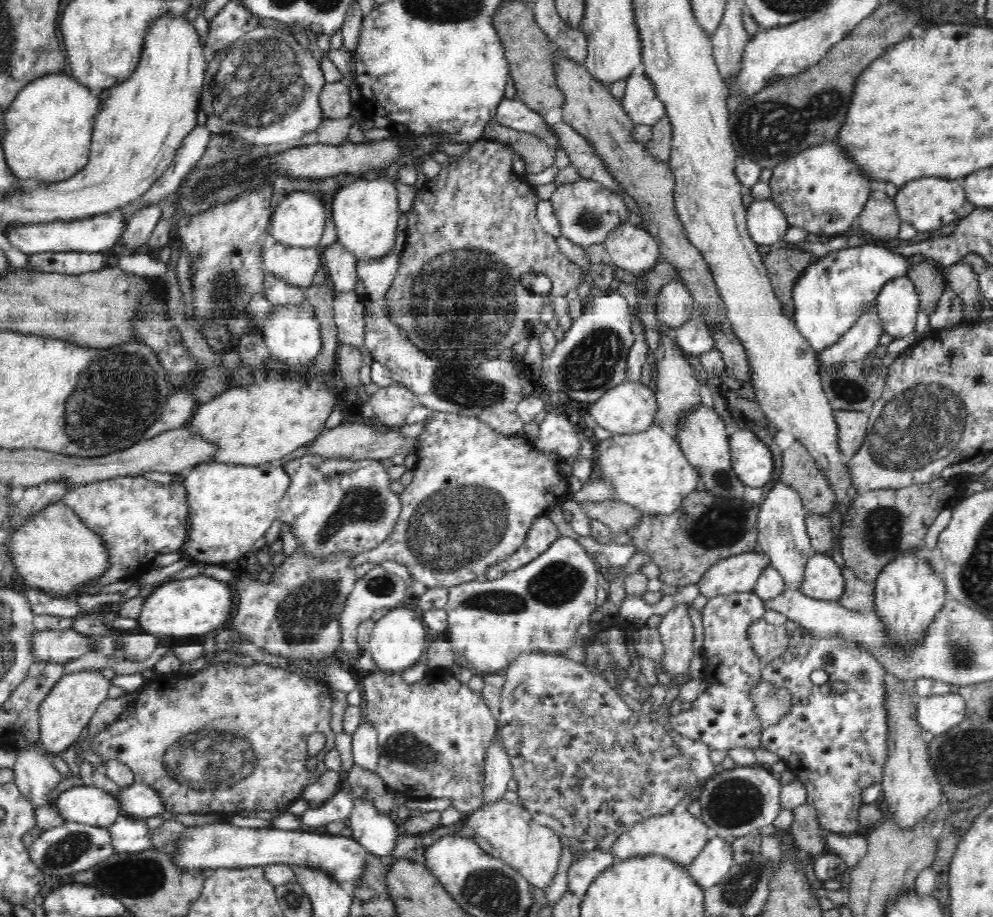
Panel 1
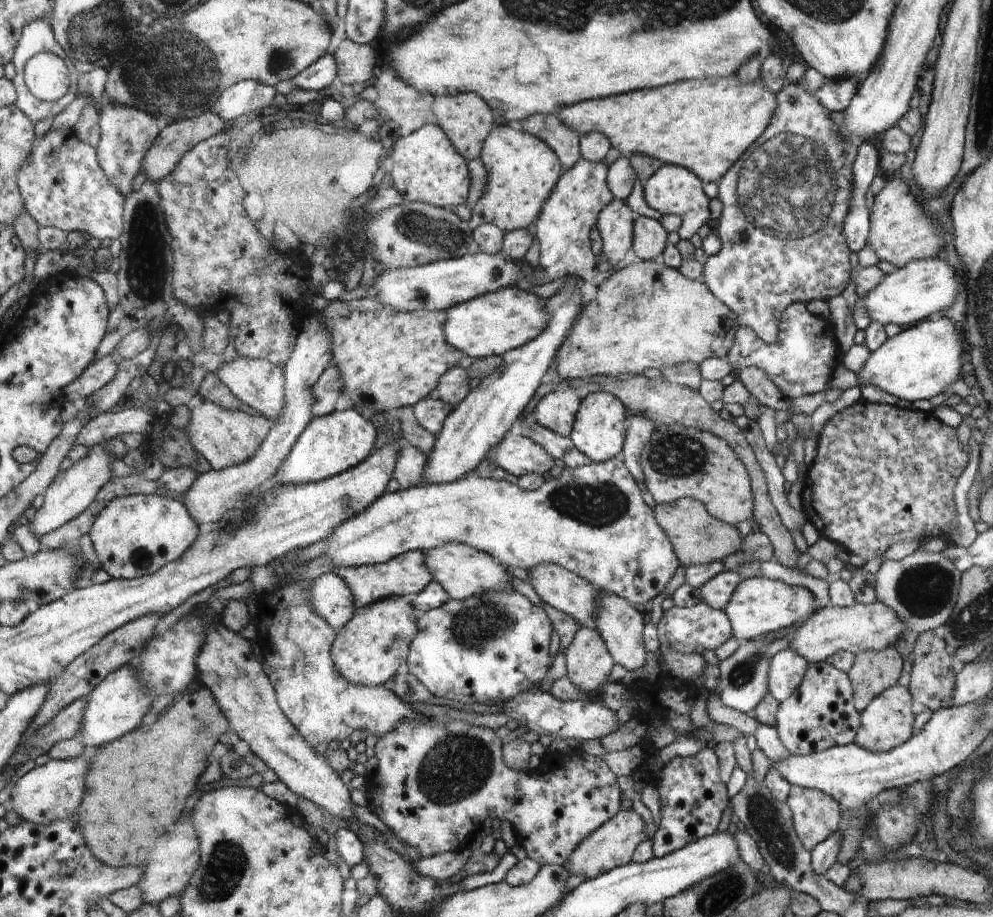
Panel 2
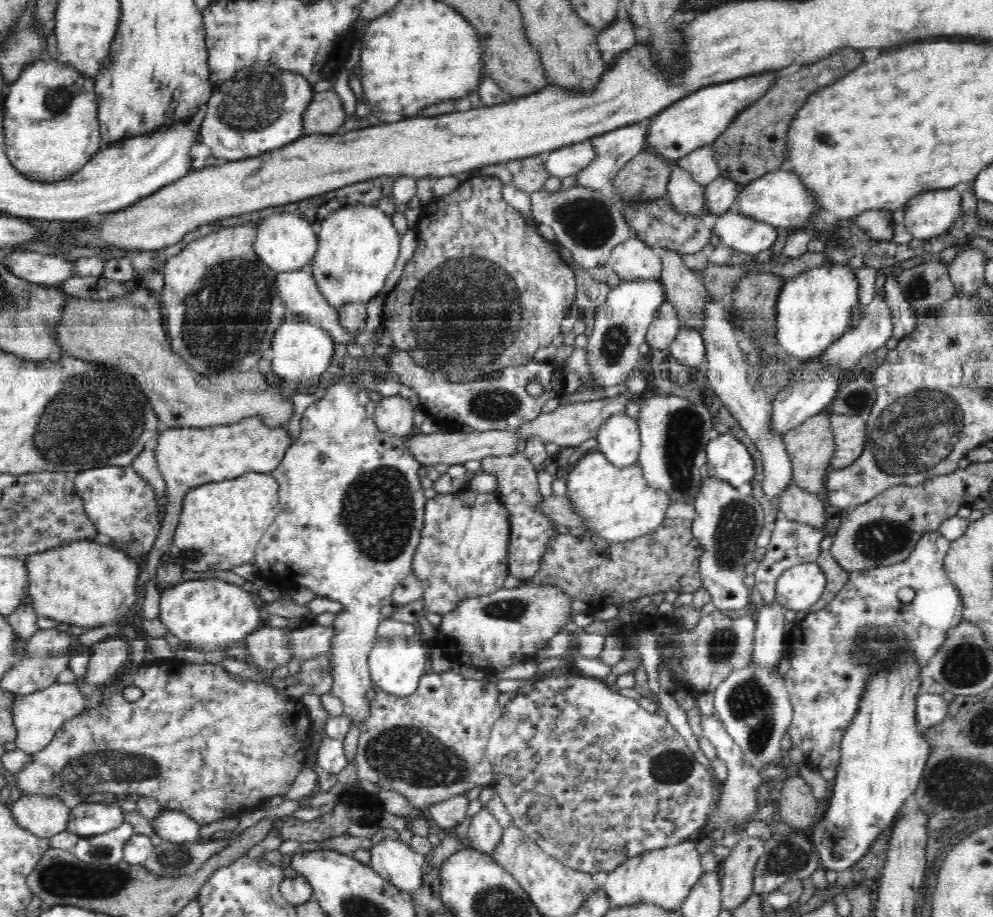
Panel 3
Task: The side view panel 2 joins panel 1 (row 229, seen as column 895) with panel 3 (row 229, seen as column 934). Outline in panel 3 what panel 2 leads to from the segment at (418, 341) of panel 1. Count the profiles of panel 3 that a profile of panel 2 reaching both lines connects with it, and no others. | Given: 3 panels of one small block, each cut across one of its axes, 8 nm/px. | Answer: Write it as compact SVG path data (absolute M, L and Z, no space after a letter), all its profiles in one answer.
M470 178L466 184L458 186L450 195L431 200L421 207L422 213L415 225L415 234L418 237L418 246L414 250L412 260L406 264L400 282L386 294L383 304L382 324L386 334L393 340L394 348L406 351L418 365L429 370L447 370L449 379L464 383L486 377L495 371L501 371L508 366L518 366L534 359L536 350L548 346L554 336L560 334L562 320L568 316L576 296L576 279L574 270L566 265L558 247L552 239L545 238L537 227L526 221L516 208L512 208L502 198L503 183L498 178Z

